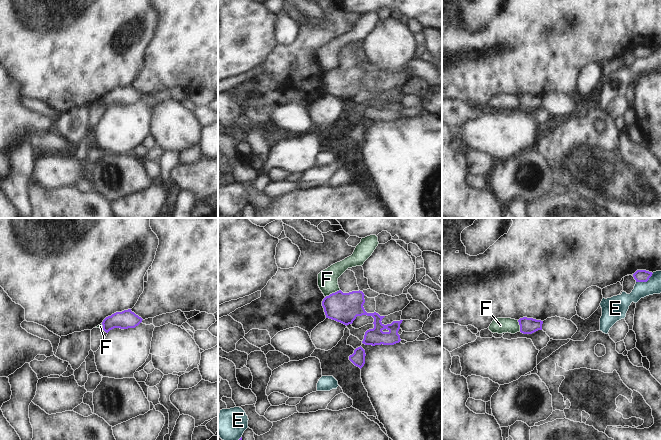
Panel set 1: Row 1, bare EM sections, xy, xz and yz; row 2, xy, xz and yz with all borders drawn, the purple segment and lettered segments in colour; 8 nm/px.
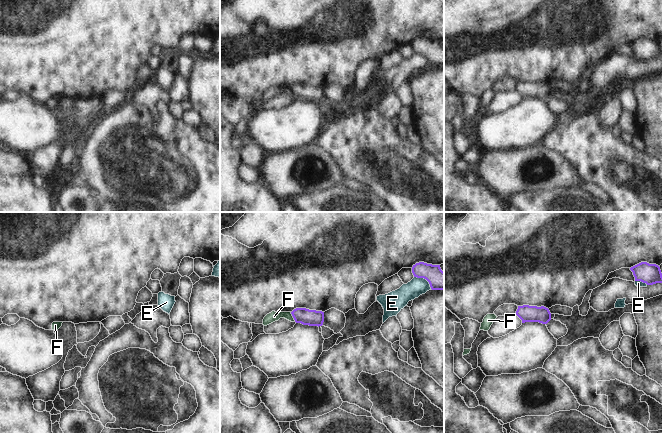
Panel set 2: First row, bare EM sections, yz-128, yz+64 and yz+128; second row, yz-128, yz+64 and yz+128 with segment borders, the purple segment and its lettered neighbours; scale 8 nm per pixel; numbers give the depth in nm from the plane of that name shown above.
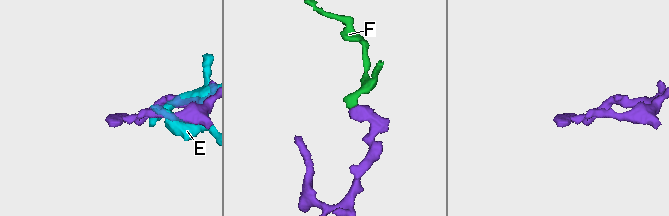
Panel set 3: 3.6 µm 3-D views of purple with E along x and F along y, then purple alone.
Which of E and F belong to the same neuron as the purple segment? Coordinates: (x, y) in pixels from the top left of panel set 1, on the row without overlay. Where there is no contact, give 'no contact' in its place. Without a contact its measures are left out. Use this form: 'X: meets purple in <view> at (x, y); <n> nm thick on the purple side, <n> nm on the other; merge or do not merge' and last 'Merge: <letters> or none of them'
E: meets purple in yz at (645, 57); 100 nm thick on the purple side, 130 nm on the other; do not merge
F: meets purple in xz at (332, 69); 240 nm thick on the purple side, 160 nm on the other; do not merge
Merge: none of them

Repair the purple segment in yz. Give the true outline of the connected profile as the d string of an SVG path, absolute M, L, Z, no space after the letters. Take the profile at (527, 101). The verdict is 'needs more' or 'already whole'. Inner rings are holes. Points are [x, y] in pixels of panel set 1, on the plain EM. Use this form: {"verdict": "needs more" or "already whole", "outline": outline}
{"verdict": "already whole", "outline": "M523 93L518 96L520 108L523 110L532 110L538 106L542 106L543 97L533 94Z"}

